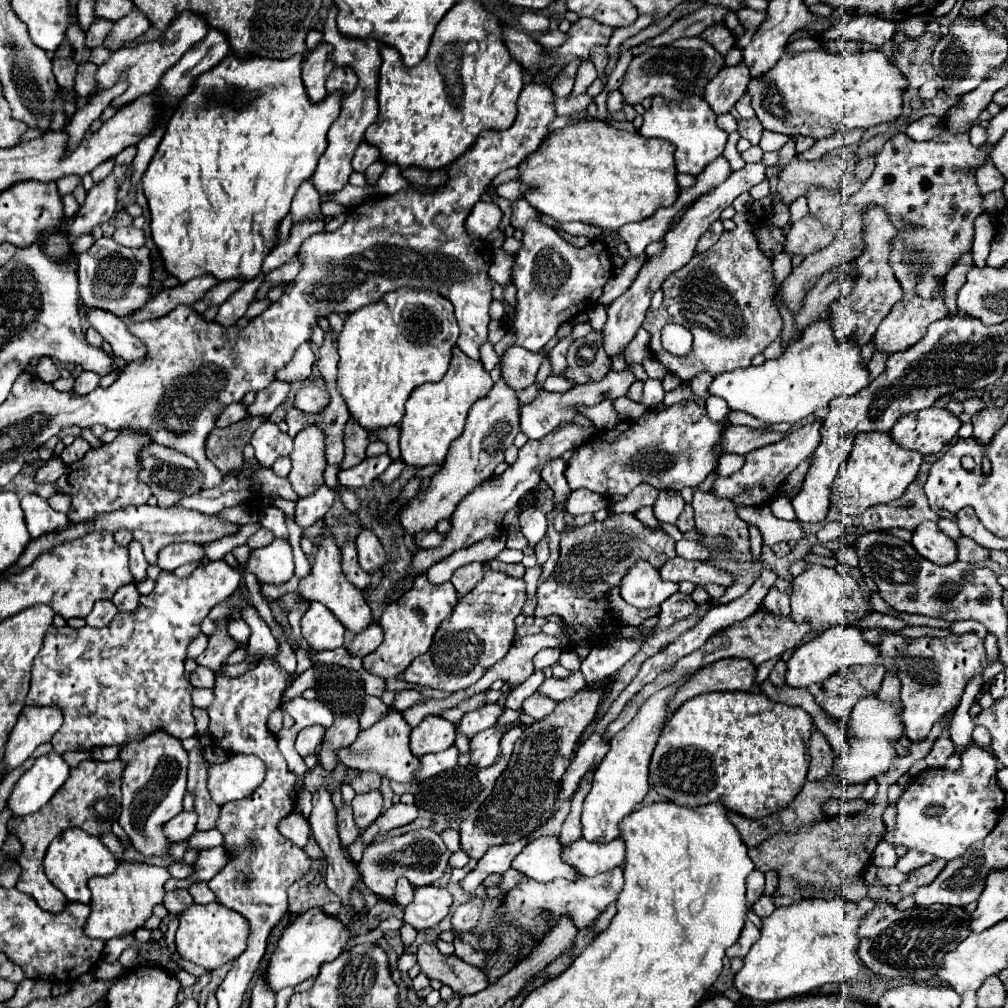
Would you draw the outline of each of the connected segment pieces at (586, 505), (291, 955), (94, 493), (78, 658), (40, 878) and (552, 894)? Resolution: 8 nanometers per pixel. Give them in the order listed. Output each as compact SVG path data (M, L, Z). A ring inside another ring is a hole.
M574 490L570 492L570 498L568 498L568 504L566 504L566 512L572 514L572 516L580 516L580 514L586 514L586 512L598 512L602 508L608 506L608 500L596 492L590 492L590 490Z
M318 906L306 910L284 930L278 942L278 948L272 954L268 964L268 974L266 974L268 984L278 992L284 986L296 986L306 978L316 976L320 970L320 964L332 962L334 958L338 958L352 938L354 938L352 930L346 924L342 924L342 920L338 920L336 916L326 914Z
M122 430L120 436L98 450L88 450L82 460L70 464L66 476L56 480L58 492L72 496L72 508L68 512L70 522L82 522L94 518L94 514L120 510L130 504L146 504L152 496L150 488L136 478L138 474L138 452L150 442L148 436L142 436L134 430Z
M274 538L264 548L252 550L248 562L230 566L224 560L198 566L188 578L178 578L174 572L160 572L154 590L148 596L140 596L140 608L114 620L108 628L70 628L50 626L42 650L32 666L30 692L26 706L56 706L64 714L64 724L52 736L52 746L58 754L68 750L92 750L96 746L124 744L130 738L138 738L154 728L164 728L172 736L186 740L196 736L192 718L192 690L194 686L184 676L184 660L188 644L200 634L200 624L208 612L222 600L226 600L242 582L246 572L254 574L262 584L280 586L294 576L292 546L286 538Z
M84 760L76 768L70 768L70 778L64 782L64 788L56 792L56 796L36 814L24 816L24 818L10 818L8 832L16 834L20 842L24 844L24 852L18 858L18 864L22 868L22 876L16 884L16 888L28 896L32 896L44 910L48 912L60 912L60 908L66 906L64 894L46 878L44 874L44 854L48 844L62 834L68 828L82 828L90 832L92 836L100 836L102 832L108 832L112 824L120 816L120 774L122 774L120 760L112 762L98 762L98 760ZM100 802L106 802L108 808L96 808Z
M614 868L608 872L602 872L594 878L578 878L576 882L568 882L566 878L556 878L552 882L536 882L536 880L524 880L520 882L514 890L508 892L508 896L504 896L502 902L502 910L500 910L500 920L502 922L514 922L518 926L522 926L524 932L528 934L536 934L536 936L544 936L554 924L556 924L556 912L568 912L574 920L574 924L584 930L592 920L596 920L596 916L600 912L606 910L608 904L618 900L618 894L622 890L624 884L624 876L622 876L622 868ZM540 910L550 910L552 912L552 922L544 922L540 918Z

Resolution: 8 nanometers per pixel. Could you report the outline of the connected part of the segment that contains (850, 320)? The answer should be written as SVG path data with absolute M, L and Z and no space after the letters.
M870 208L868 212L864 212L864 252L856 260L856 268L858 268L856 288L830 306L834 316L834 334L840 342L846 342L850 336L856 336L856 342L864 346L876 332L878 324L888 316L890 308L902 298L900 282L896 280L892 266L888 264L894 236L896 236L896 228L892 220L888 220L884 208Z

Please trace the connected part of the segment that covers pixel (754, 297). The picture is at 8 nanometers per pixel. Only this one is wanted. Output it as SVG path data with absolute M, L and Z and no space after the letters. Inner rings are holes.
M746 210L736 214L734 222L736 228L724 232L708 252L694 254L684 268L664 280L662 306L654 312L650 310L642 324L652 336L652 356L682 382L690 382L700 372L718 376L720 372L748 368L752 358L774 342L782 330L782 318L774 306L776 278L772 272L772 260L762 252L756 238L756 230L766 220L752 210ZM668 322L682 324L692 332L694 346L688 356L678 358L662 348L660 332Z

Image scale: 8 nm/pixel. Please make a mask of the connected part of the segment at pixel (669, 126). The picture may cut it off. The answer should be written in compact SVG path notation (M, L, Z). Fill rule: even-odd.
M654 96L652 106L644 112L644 124L638 132L646 138L662 138L672 142L676 146L676 170L690 176L700 174L708 162L720 156L728 138L728 134L716 126L716 114L708 108L708 102L702 100L702 96L692 96L692 100L684 100L684 104L664 104L660 96Z

